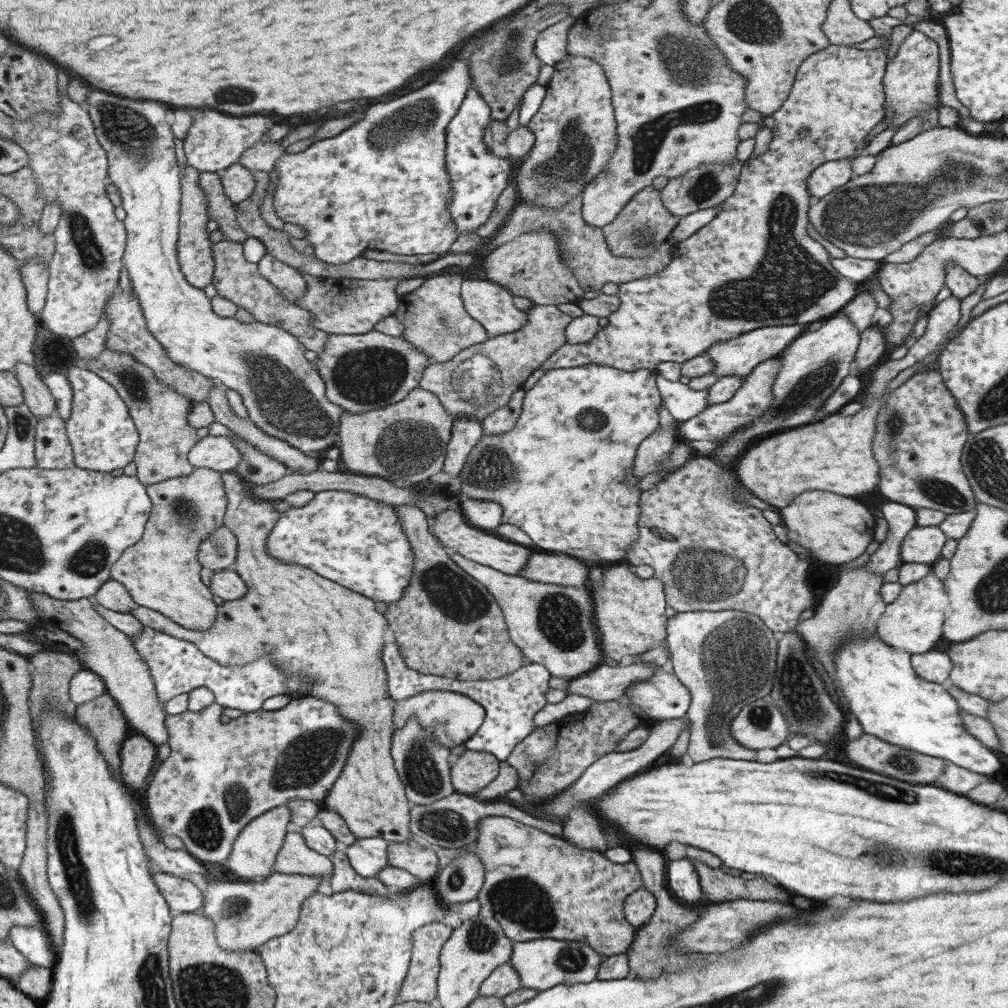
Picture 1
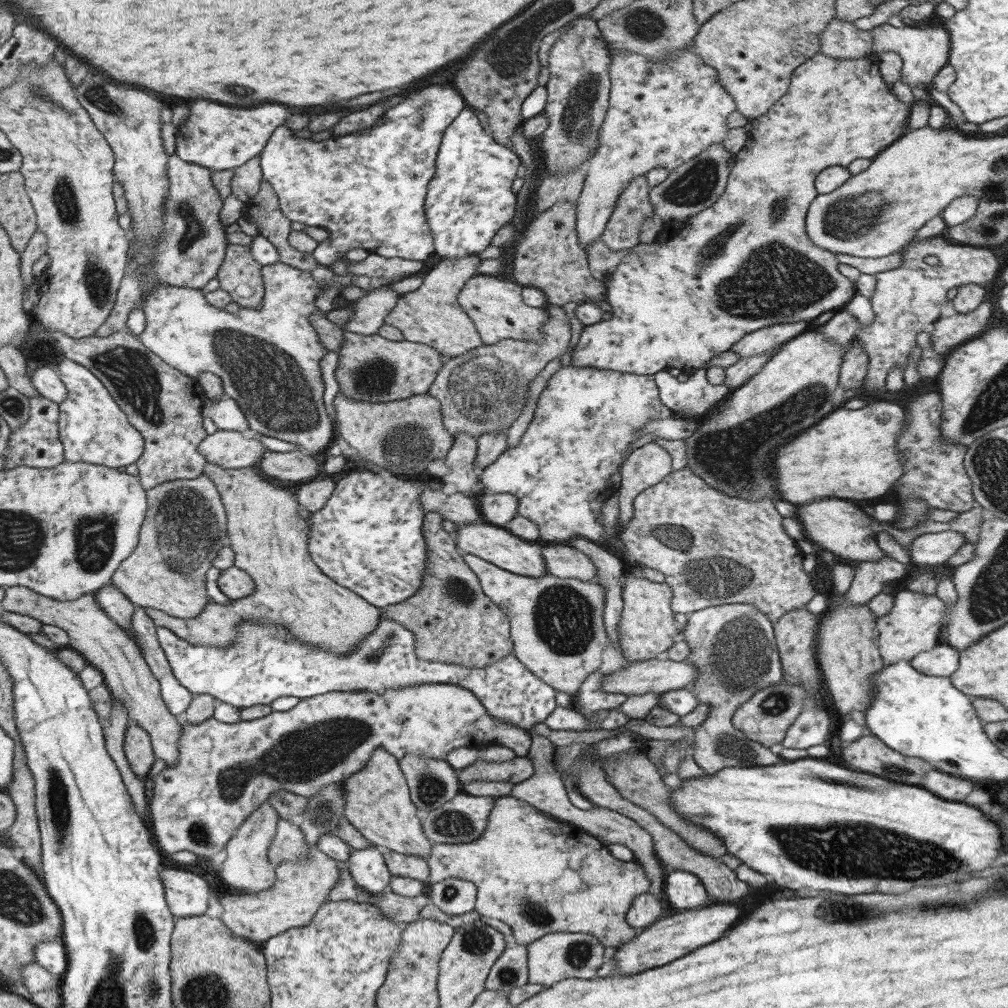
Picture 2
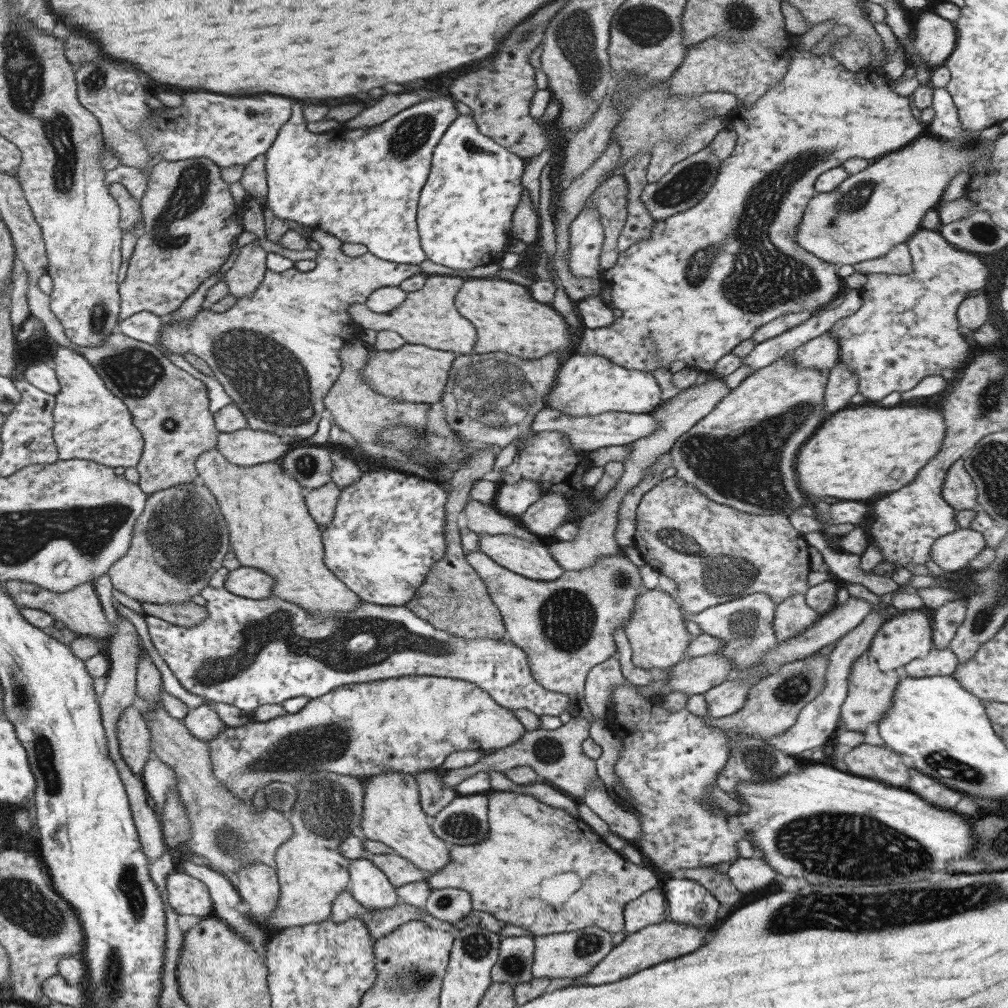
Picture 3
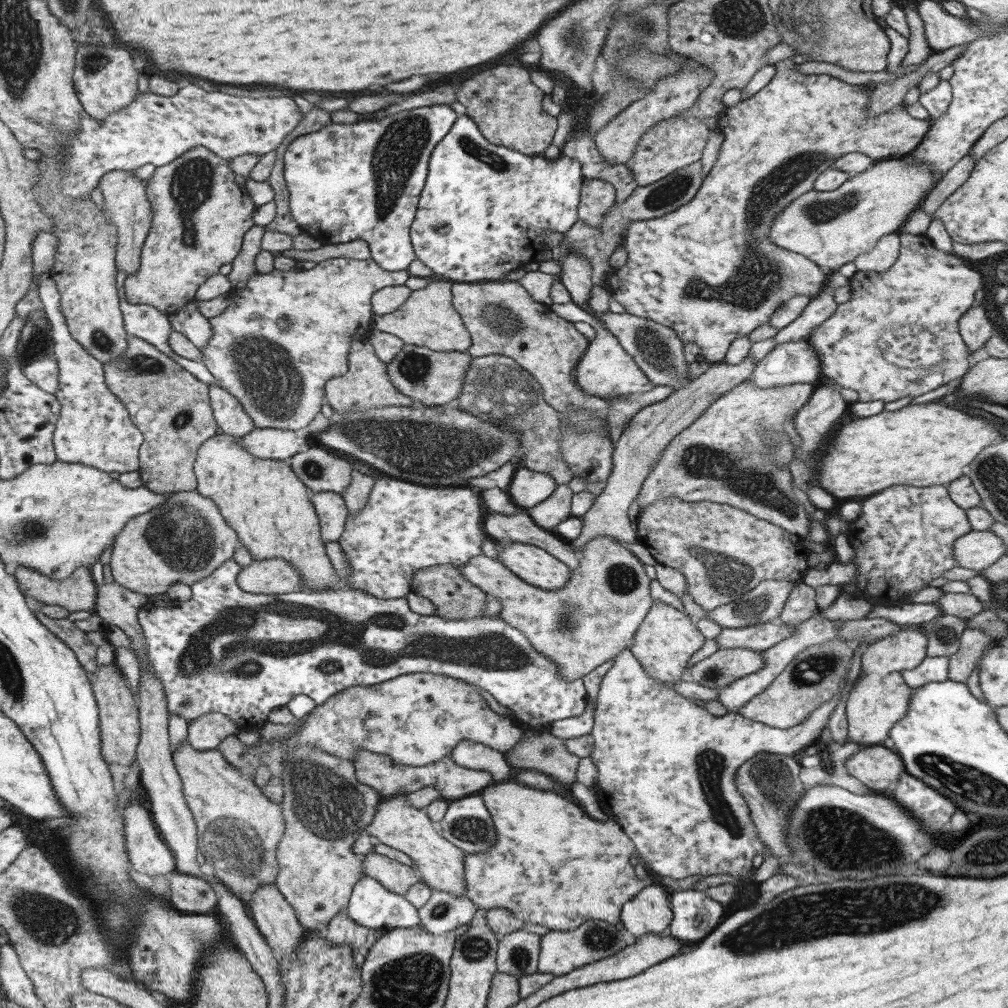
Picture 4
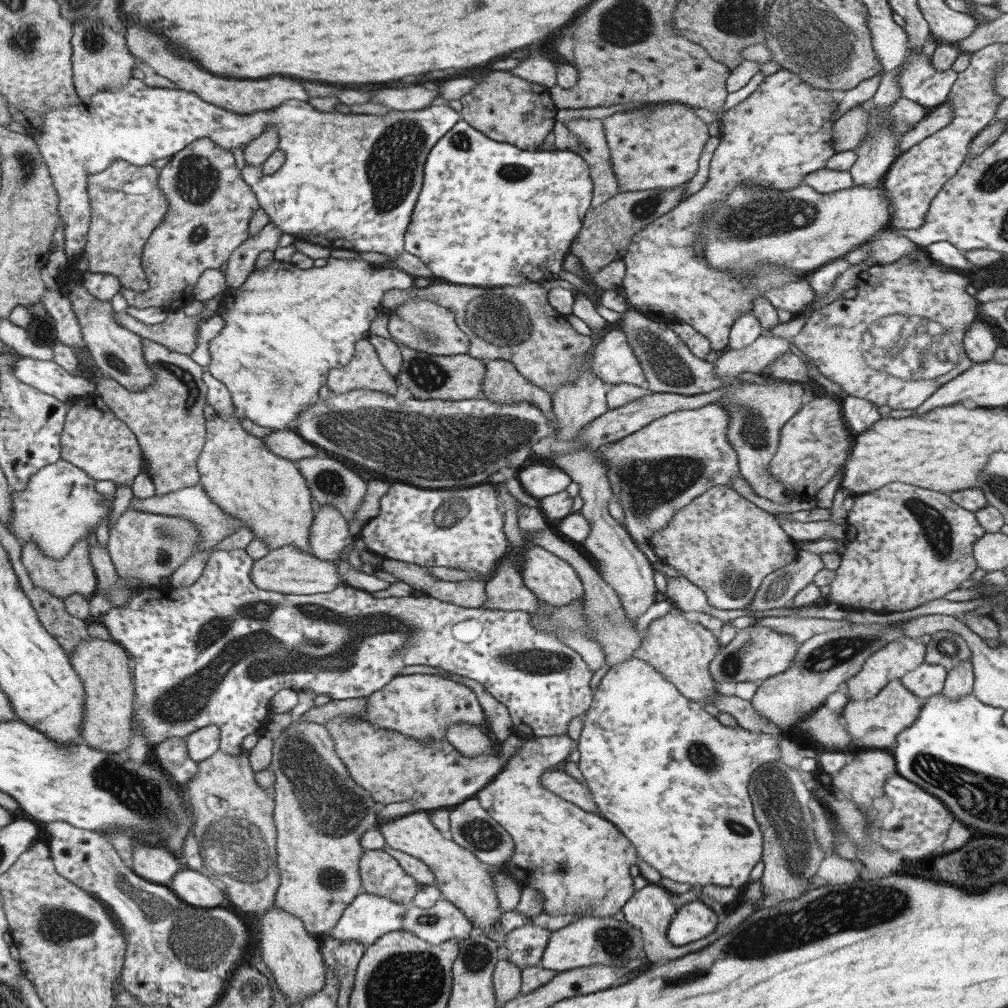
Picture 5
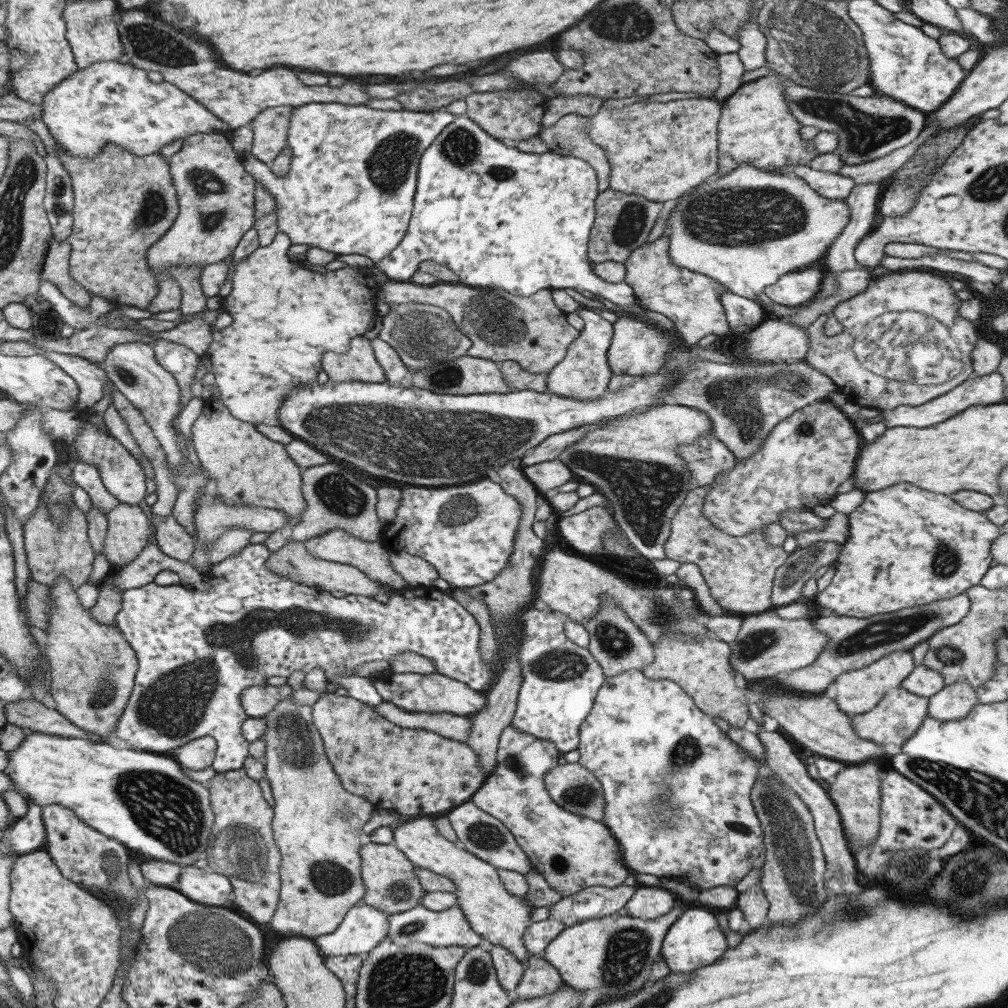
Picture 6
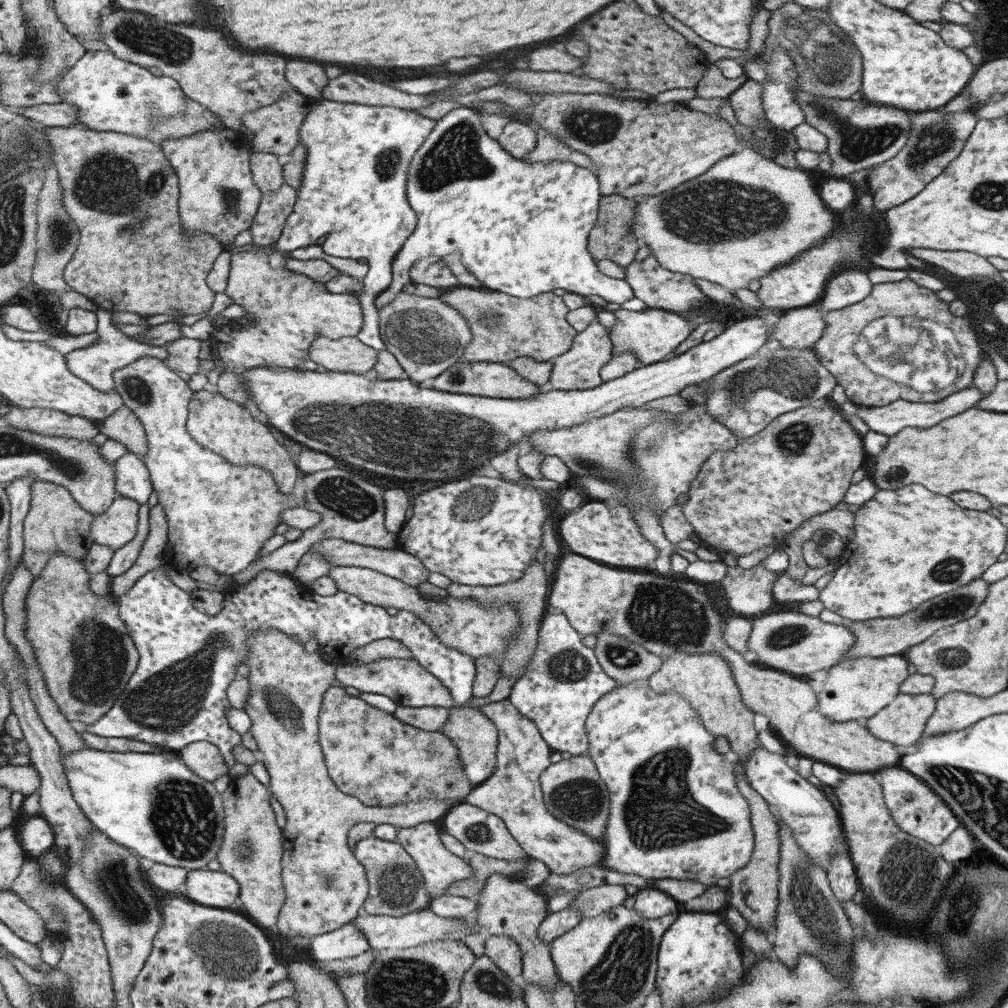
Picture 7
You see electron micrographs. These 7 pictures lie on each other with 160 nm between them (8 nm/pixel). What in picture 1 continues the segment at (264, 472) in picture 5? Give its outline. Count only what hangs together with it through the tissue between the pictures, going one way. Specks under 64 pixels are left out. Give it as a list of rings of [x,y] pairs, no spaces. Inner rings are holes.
[[[234,471],[221,472],[220,475],[227,499],[222,524],[235,536],[236,542],[236,557],[230,569],[242,578],[246,593],[240,599],[224,600],[222,604],[217,604],[215,620],[206,631],[183,628],[160,612],[139,605],[128,613],[143,627],[188,640],[200,650],[201,654],[221,665],[243,666],[268,654],[284,674],[306,676],[308,680],[312,680],[312,685],[305,696],[314,696],[332,704],[340,716],[350,720],[358,728],[357,740],[351,744],[351,752],[345,760],[343,770],[327,791],[323,803],[344,821],[349,832],[356,837],[379,837],[389,843],[408,841],[411,804],[406,800],[403,786],[390,756],[395,701],[387,692],[386,672],[381,660],[383,634],[388,627],[384,614],[375,611],[374,602],[363,595],[351,592],[332,580],[321,578],[304,566],[285,564],[269,556],[265,550],[267,535],[280,513],[273,509],[271,501],[252,498],[248,492],[249,483],[243,481]]]

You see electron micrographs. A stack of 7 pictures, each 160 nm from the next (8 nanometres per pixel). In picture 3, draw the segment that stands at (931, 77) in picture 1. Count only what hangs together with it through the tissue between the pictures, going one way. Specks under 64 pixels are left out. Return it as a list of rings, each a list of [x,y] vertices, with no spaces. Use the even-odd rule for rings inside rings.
[[[929,10],[919,15],[910,35],[911,46],[919,55],[919,61],[930,69],[944,64],[953,52],[955,39],[956,28],[952,21]]]

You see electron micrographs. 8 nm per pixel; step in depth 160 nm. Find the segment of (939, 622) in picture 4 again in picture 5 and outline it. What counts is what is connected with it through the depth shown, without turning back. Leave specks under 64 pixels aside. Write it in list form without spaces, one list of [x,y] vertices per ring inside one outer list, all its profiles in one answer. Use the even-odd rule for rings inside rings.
[[[945,630],[930,635],[930,640],[925,647],[924,661],[941,665],[948,671],[962,660],[970,660],[970,656],[971,651],[967,650],[965,641],[950,630]]]

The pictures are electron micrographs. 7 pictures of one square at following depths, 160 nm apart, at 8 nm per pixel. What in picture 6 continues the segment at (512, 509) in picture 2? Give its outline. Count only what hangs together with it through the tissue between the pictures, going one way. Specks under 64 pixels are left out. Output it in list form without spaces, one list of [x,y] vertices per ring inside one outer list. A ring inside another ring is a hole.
[[[549,460],[521,467],[526,479],[546,497],[571,480],[572,472],[559,460]]]

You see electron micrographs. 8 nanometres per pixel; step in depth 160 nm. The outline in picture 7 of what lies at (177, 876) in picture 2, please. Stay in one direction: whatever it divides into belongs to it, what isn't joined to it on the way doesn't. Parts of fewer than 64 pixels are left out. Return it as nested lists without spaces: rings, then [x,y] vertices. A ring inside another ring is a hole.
[[[207,868],[187,871],[184,886],[185,896],[194,903],[220,909],[229,909],[239,892],[239,885],[231,876]]]

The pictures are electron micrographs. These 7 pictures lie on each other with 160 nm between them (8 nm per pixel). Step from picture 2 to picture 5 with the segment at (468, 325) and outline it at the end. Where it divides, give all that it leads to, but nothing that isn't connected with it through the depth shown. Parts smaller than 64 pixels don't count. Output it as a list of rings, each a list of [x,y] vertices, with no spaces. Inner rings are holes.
[[[409,300],[397,309],[389,309],[387,332],[390,339],[399,347],[405,345],[414,351],[432,355],[460,355],[468,351],[468,337],[458,330],[454,322],[454,314],[429,300]]]

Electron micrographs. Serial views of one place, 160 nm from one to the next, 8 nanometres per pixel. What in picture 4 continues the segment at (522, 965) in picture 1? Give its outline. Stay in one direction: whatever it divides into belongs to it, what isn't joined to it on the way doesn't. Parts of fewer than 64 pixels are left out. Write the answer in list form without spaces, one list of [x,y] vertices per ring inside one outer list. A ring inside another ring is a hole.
[[[586,920],[577,928],[565,932],[561,930],[547,931],[540,936],[536,972],[549,973],[554,976],[567,974],[584,964],[604,959],[619,952],[622,948],[634,943],[634,939],[634,936],[625,929],[616,930],[615,925],[601,920]]]

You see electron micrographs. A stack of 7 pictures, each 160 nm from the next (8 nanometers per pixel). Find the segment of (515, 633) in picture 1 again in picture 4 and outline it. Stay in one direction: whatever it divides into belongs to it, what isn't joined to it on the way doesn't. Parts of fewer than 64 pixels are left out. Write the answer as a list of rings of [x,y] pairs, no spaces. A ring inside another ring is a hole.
[[[601,534],[591,539],[579,555],[578,567],[570,569],[570,575],[564,587],[554,591],[525,583],[499,561],[482,554],[473,556],[459,568],[463,578],[499,601],[500,609],[497,615],[509,626],[521,632],[537,652],[552,660],[558,674],[565,680],[582,678],[596,666],[603,664],[606,660],[613,660],[616,654],[627,648],[631,643],[634,630],[654,603],[649,590],[650,579],[645,575],[643,563],[621,542],[613,541],[611,537],[607,537],[607,534]]]

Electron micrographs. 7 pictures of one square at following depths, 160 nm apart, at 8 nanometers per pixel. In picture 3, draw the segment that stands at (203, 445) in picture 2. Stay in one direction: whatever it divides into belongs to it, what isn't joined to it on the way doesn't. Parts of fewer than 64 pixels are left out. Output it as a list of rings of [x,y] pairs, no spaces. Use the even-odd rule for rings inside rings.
[[[246,426],[233,432],[218,432],[215,447],[231,464],[253,466],[279,461],[292,449],[292,443],[293,439]]]

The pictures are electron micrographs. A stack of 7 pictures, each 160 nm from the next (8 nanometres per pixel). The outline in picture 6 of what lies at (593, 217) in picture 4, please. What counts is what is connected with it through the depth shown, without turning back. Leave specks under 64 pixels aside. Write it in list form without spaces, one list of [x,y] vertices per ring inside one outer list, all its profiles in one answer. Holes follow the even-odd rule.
[[[583,114],[562,116],[553,126],[544,126],[537,136],[547,145],[548,151],[561,156],[574,156],[584,160],[596,172],[599,193],[609,186],[609,163],[602,148],[586,134]]]

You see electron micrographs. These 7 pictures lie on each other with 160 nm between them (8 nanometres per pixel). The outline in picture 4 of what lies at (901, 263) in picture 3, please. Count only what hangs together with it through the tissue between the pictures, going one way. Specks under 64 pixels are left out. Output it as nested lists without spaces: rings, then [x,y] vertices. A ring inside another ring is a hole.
[[[899,233],[882,236],[873,247],[873,250],[858,254],[853,259],[857,271],[872,271],[881,273],[897,261],[900,249]]]

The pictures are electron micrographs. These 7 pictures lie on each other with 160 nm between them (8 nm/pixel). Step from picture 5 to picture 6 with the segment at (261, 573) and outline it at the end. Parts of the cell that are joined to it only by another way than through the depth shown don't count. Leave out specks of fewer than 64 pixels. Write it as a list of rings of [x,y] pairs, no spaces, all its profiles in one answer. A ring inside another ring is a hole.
[[[287,542],[283,548],[271,551],[264,567],[278,576],[284,576],[288,580],[302,584],[307,589],[335,592],[346,592],[348,595],[366,596],[371,598],[375,594],[382,592],[384,596],[389,596],[393,592],[386,592],[377,581],[369,579],[363,575],[356,567],[347,564],[329,562],[308,555],[304,542]]]

